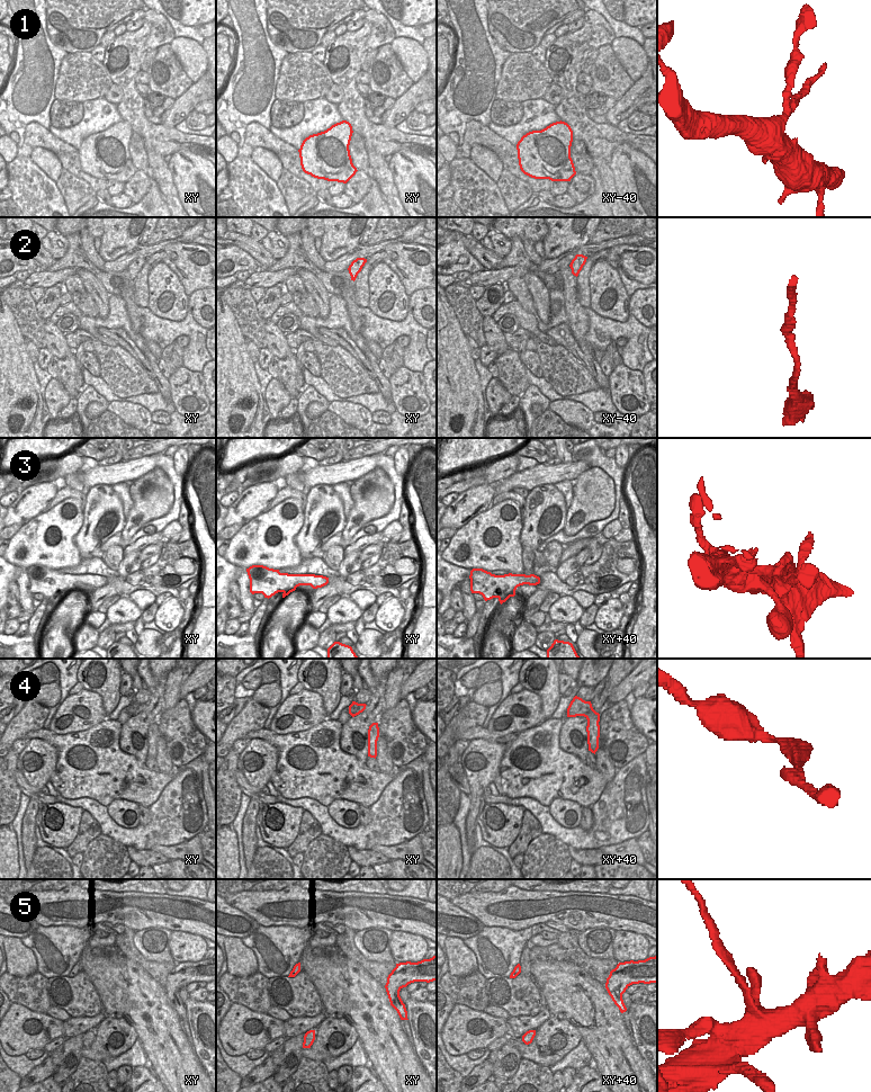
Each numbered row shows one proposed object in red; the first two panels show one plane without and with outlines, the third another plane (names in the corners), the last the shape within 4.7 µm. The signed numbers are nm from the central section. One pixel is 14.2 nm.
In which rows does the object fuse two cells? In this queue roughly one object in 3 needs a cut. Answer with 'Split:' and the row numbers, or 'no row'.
Split: 2, 5

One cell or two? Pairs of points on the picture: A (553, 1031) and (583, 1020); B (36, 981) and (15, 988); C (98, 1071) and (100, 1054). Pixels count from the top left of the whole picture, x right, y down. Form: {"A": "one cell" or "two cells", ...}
{"A": "two cells", "B": "one cell", "C": "two cells"}

